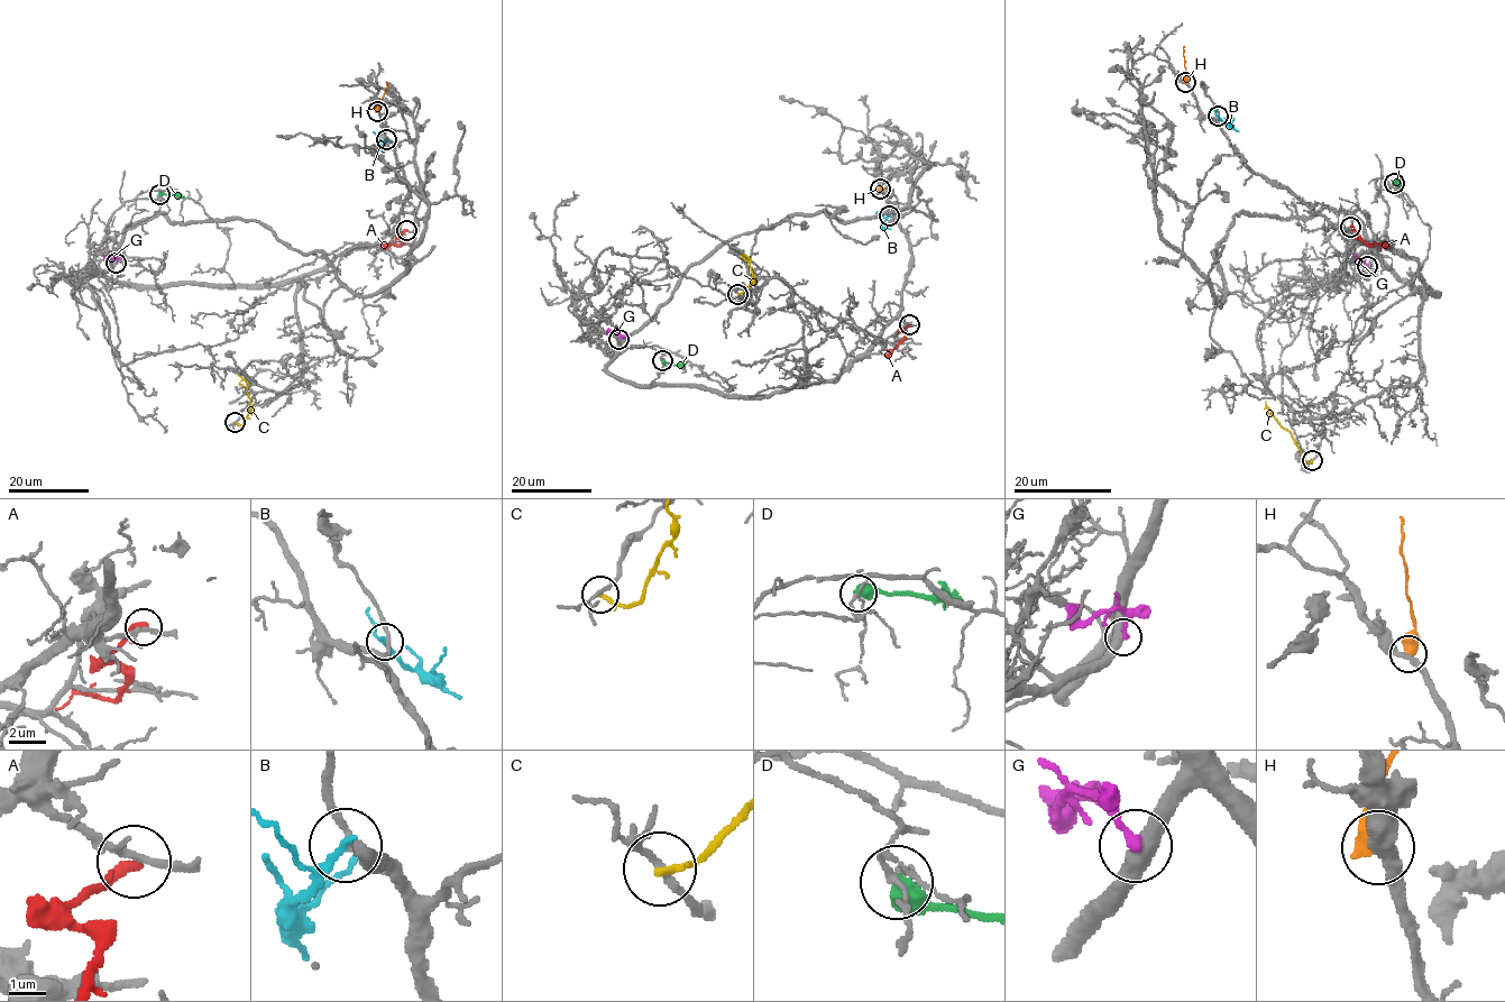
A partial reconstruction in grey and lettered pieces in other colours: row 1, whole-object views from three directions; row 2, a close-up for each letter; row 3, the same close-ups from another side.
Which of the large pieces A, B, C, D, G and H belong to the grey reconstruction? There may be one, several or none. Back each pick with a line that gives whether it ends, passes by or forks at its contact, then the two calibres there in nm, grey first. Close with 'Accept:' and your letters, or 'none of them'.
Accept: none of them

